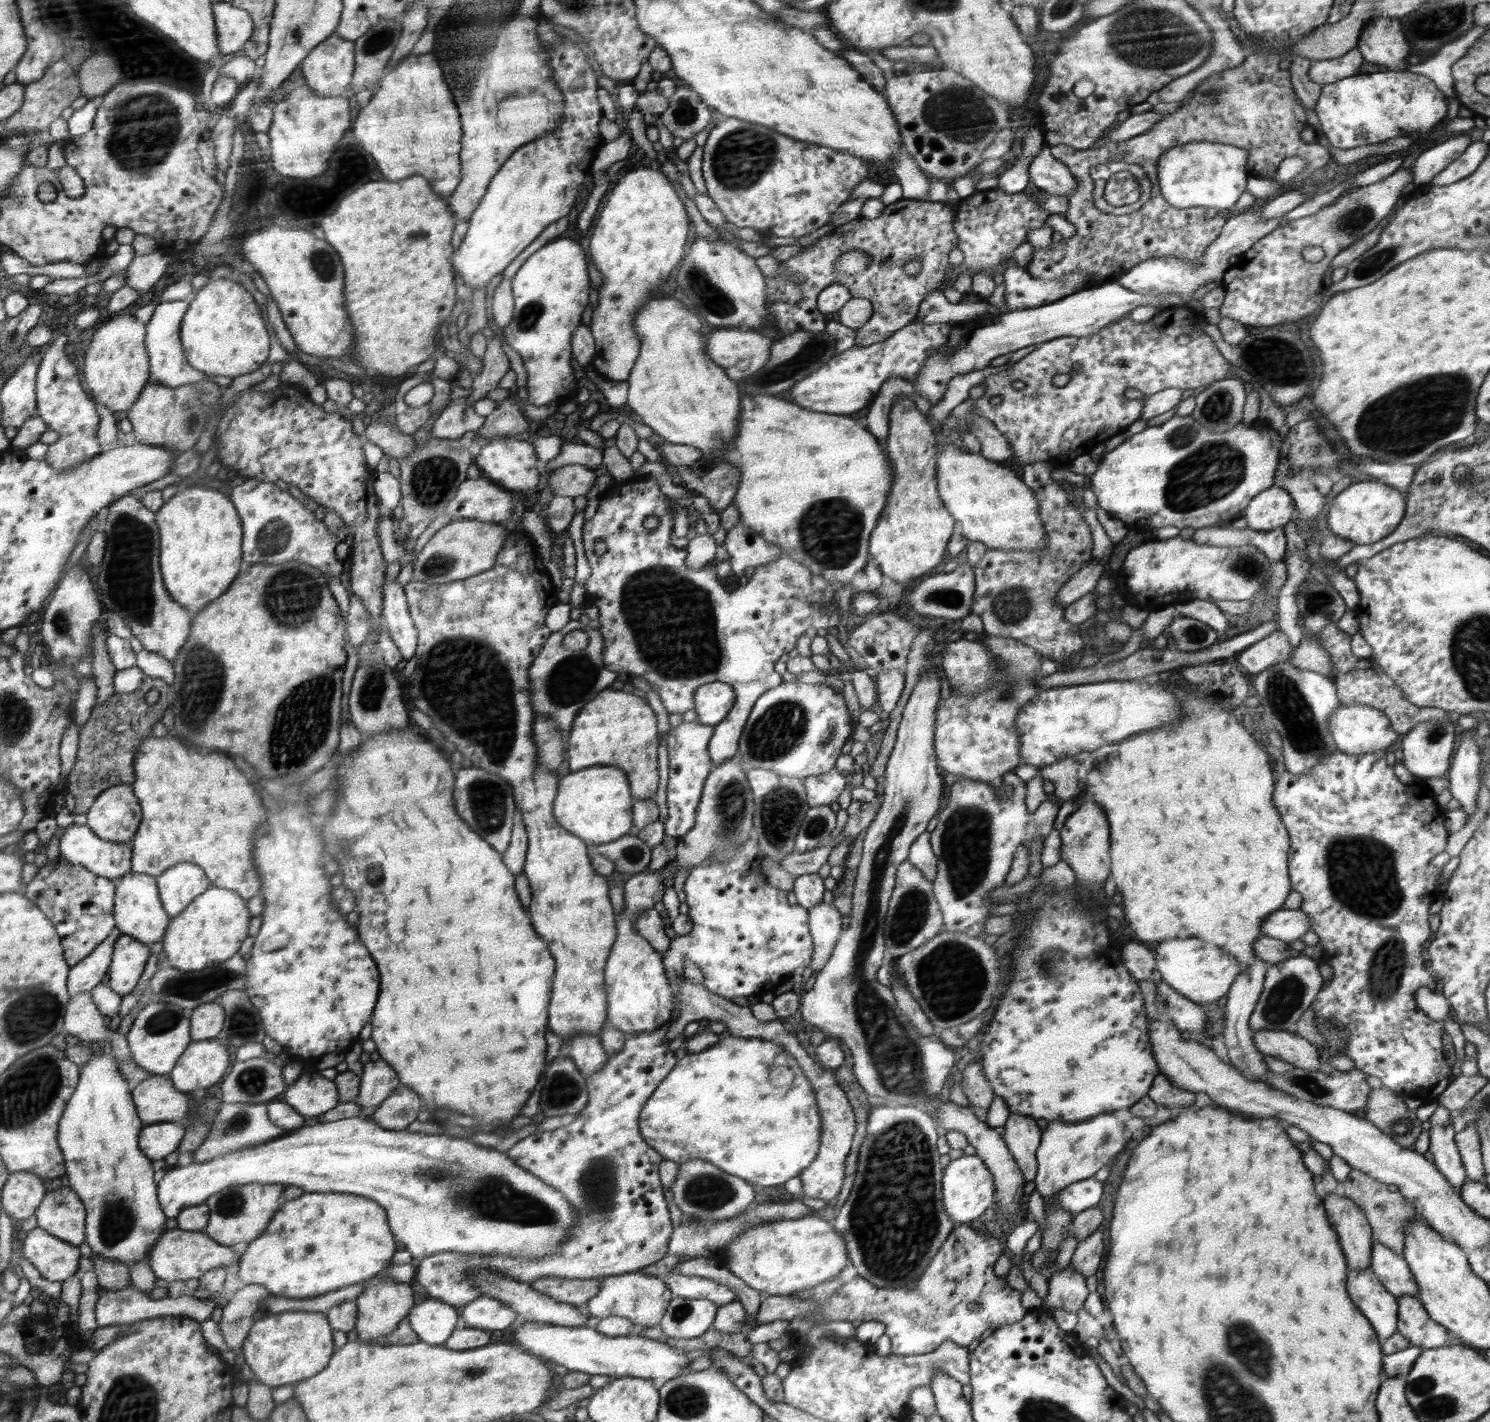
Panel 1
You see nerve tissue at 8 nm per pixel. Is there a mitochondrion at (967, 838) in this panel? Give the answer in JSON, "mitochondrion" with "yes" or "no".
{"mitochondrion":"yes"}

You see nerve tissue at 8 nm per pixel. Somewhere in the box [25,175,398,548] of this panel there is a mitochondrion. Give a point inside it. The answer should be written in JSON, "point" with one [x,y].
{"point":[323,262]}

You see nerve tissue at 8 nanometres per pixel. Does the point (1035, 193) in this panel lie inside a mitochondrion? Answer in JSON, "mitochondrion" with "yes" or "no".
{"mitochondrion":"no"}

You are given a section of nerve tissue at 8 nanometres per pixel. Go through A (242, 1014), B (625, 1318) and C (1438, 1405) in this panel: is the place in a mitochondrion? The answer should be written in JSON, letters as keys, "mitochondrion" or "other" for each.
{"A":"mitochondrion","B":"other","C":"mitochondrion"}

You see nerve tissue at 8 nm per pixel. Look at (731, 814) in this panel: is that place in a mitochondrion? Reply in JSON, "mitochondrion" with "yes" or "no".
{"mitochondrion":"yes"}

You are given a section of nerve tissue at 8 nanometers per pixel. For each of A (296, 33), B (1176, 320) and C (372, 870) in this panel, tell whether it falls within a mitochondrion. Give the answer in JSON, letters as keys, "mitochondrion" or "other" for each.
{"A":"mitochondrion","B":"other","C":"mitochondrion"}

